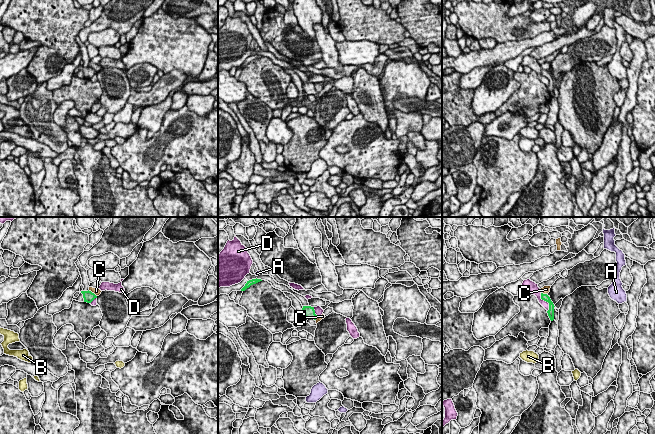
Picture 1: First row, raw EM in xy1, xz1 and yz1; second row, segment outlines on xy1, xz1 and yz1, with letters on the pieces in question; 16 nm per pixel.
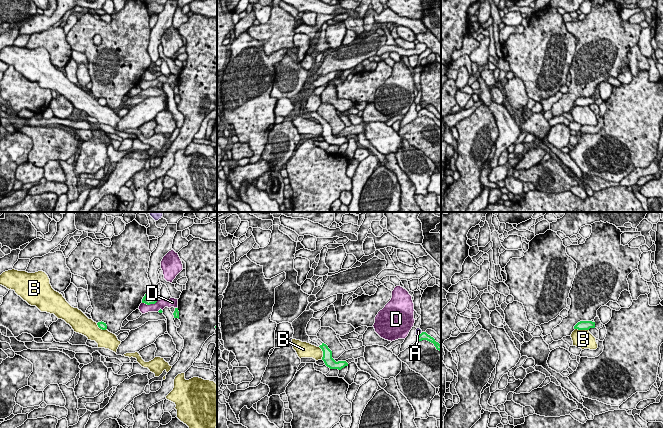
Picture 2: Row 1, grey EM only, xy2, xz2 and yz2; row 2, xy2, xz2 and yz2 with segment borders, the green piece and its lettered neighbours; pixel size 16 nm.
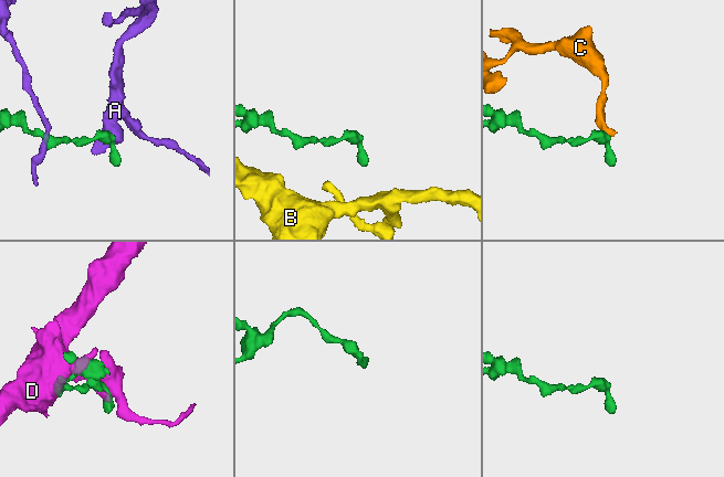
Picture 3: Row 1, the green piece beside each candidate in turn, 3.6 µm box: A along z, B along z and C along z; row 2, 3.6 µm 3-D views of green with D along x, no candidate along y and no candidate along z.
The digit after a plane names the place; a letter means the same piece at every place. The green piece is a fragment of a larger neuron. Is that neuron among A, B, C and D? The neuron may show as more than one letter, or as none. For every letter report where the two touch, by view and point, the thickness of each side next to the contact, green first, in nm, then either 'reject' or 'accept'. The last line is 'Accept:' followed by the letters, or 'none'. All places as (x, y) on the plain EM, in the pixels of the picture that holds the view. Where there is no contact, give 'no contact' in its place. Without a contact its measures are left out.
A: meets green in xz2 at (420, 110); 130 nm thick on the green side, 100 nm on the other; reject
B: meets green in yz2 at (582, 105); 160 nm thick on the green side, 300 nm on the other; reject
C: meets green in xy1 at (91, 68); 170 nm thick on the green side, 120 nm on the other; reject
D: meets green in yz1 at (546, 77); 120 nm thick on the green side, 160 nm on the other; reject
Accept: none

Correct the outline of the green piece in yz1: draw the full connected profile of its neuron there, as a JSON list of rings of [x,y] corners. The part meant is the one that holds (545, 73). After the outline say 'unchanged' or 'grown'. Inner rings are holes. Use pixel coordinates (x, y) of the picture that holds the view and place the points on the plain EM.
[[[541,69],[541,75],[549,79],[549,86],[547,87],[548,92],[551,97],[554,96],[554,80],[551,77],[550,73],[547,70]]]; unchanged

